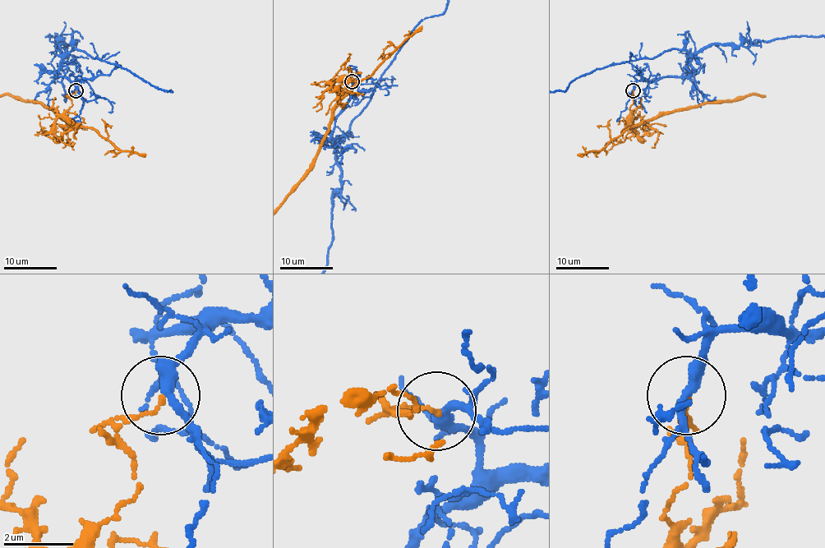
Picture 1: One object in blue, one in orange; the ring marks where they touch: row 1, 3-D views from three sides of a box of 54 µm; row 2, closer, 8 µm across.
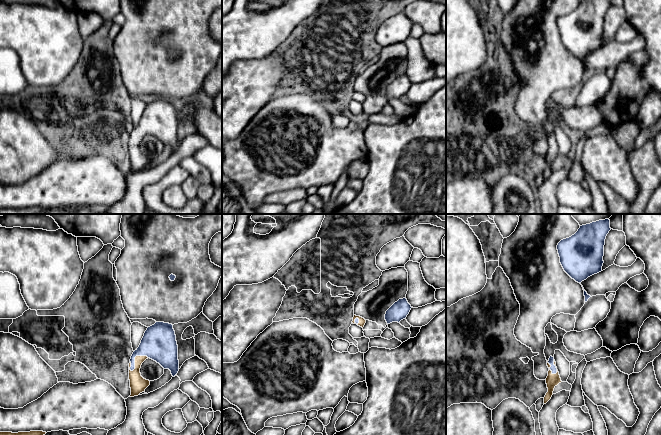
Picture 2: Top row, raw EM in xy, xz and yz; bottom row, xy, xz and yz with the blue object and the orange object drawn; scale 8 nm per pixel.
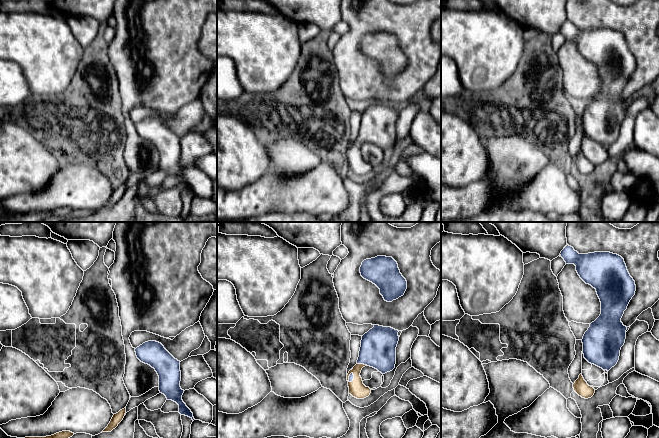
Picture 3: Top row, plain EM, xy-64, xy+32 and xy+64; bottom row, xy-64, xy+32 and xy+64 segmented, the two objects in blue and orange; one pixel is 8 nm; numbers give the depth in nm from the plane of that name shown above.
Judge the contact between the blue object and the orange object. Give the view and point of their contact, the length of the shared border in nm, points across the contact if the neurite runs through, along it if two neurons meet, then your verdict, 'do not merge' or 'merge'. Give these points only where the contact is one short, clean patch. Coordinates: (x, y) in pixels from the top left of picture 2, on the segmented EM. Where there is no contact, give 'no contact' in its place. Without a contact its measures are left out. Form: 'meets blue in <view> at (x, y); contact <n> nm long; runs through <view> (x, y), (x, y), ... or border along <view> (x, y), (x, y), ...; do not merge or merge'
meets blue in xy at (134, 359); contact 190 nm long; border along xy (148, 357), (136, 356), (135, 367), (132, 370), (129, 369); do not merge

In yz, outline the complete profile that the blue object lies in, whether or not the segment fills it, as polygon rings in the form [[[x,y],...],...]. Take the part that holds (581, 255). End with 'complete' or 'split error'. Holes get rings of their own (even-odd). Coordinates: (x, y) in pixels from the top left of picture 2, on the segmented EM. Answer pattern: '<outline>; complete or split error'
[[[599,220],[582,225],[569,238],[557,245],[560,263],[564,271],[580,283],[602,271],[605,239],[610,228],[610,220]]]; complete

